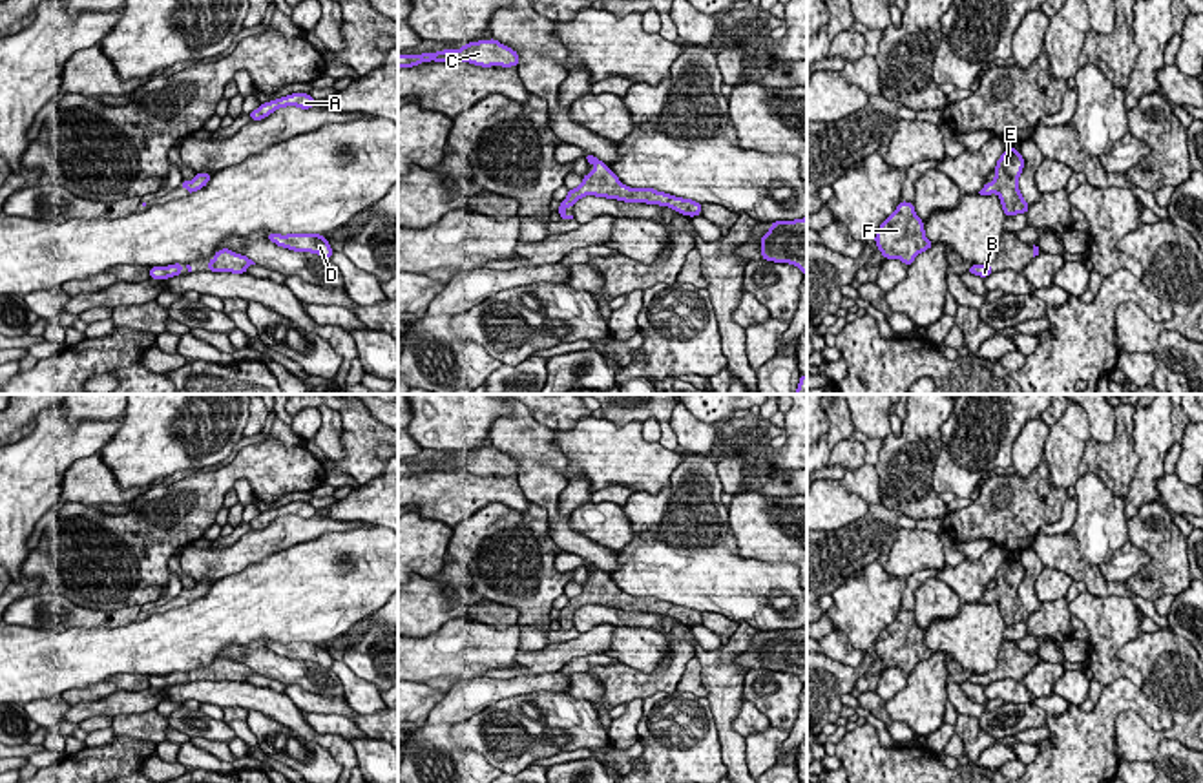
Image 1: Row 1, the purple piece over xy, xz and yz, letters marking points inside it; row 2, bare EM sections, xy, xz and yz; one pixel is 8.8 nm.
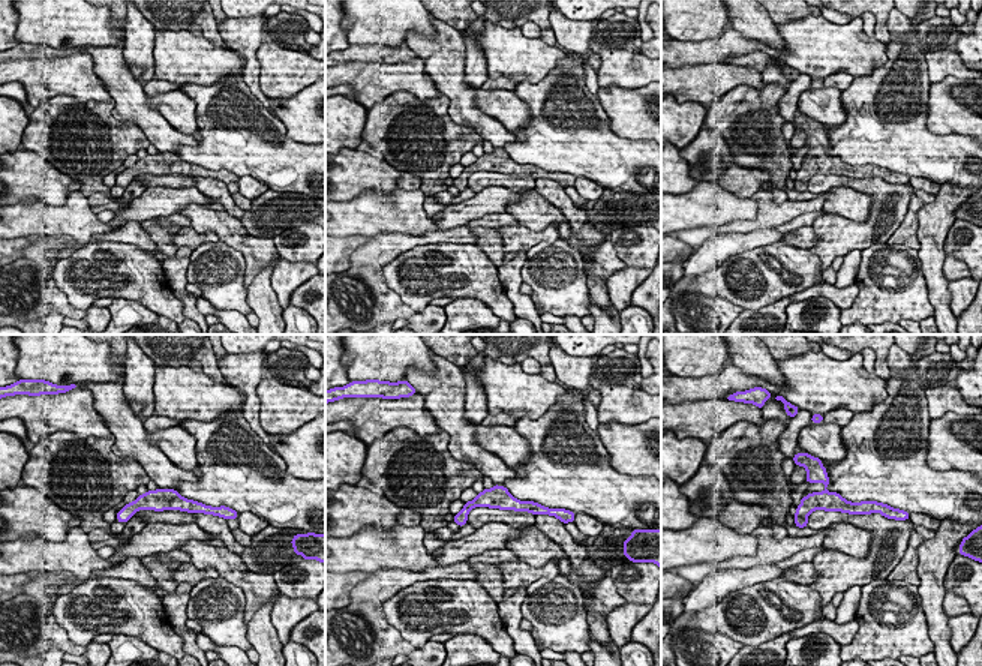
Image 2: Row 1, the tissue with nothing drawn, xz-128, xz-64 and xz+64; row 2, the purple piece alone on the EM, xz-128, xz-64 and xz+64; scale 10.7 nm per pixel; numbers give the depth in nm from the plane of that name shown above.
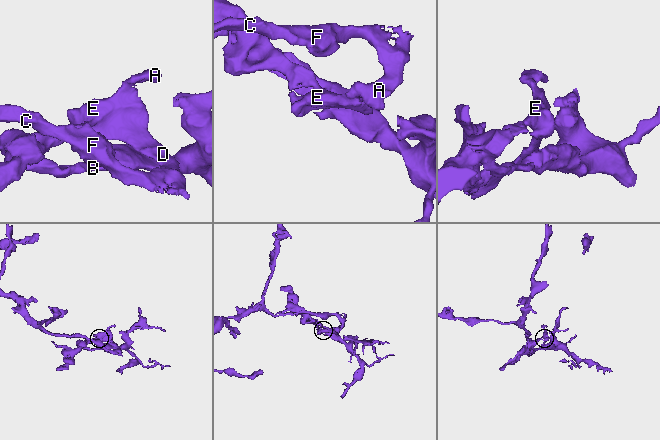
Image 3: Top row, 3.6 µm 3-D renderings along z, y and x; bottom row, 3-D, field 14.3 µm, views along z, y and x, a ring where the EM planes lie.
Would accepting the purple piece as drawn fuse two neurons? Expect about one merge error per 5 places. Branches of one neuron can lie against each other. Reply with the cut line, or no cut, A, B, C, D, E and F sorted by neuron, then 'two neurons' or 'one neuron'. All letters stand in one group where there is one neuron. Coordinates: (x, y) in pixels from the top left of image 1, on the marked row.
cut none; groups A B C D E F; one neuron

